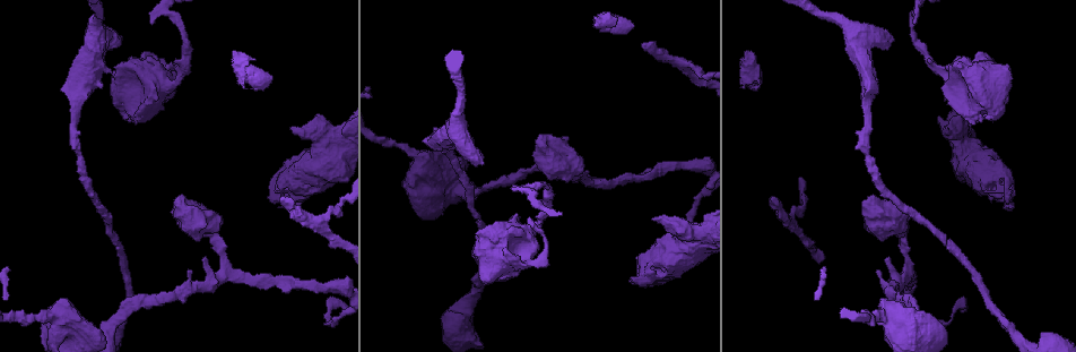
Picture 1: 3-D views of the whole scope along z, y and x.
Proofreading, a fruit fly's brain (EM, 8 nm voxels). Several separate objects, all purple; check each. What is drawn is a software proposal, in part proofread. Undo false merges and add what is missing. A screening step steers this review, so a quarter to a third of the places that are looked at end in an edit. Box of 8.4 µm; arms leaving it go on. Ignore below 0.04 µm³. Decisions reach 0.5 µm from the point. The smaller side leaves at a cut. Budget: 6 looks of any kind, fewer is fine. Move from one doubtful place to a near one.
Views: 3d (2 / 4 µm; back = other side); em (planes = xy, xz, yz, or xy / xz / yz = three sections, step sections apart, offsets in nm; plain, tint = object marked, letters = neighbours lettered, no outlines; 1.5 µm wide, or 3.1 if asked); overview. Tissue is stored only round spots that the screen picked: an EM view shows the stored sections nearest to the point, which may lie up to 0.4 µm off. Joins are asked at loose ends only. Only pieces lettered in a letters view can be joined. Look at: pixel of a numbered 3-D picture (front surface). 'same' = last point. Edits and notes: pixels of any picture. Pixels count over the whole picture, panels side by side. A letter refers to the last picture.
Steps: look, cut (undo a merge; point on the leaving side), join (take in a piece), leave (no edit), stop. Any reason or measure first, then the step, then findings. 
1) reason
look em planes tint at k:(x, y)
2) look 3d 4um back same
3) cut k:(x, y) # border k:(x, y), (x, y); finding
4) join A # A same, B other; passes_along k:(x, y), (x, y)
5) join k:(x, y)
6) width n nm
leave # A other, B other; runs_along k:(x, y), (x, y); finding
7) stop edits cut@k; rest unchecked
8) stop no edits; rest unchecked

an open end
look em xz step 4 letters at 1:(777, 197)

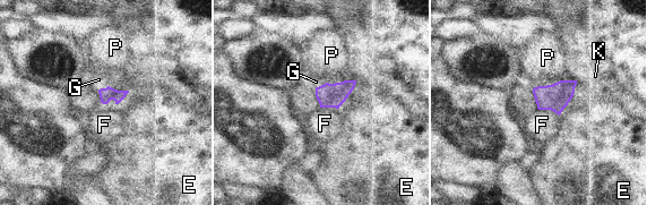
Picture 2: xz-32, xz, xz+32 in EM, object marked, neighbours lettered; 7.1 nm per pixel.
longest_contact P 300 nm
join 2:(98, 79) # E other, F other, G same, K other, P other; passes_along 2:(106, 94), (103, 88), (98, 79); the cell continues

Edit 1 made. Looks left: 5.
look overview

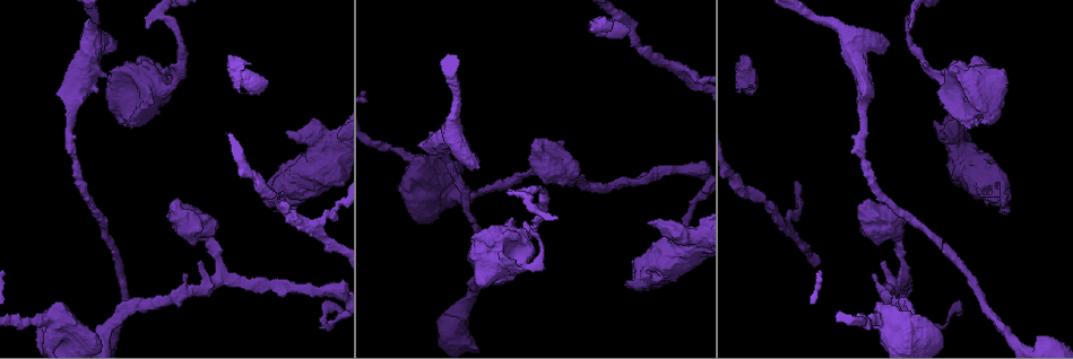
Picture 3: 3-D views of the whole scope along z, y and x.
branch stops here
look 3d 4um back at 3:(146, 25)

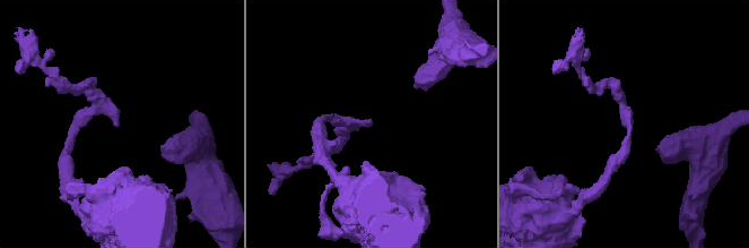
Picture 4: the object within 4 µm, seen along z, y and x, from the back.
look em planes tint at 4:(118, 123)

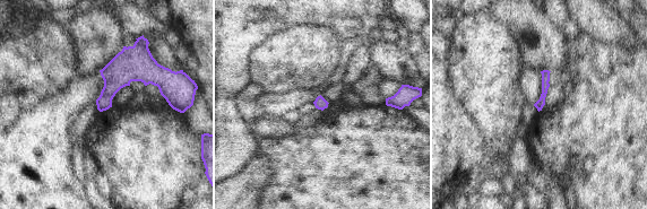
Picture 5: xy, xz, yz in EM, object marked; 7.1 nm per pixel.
see the neighbours
look em planes letters same

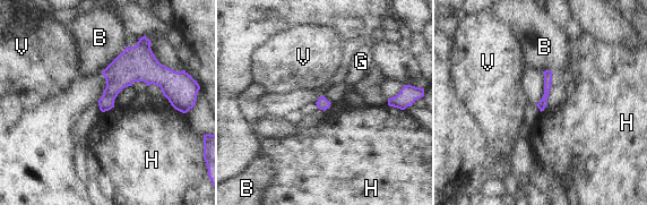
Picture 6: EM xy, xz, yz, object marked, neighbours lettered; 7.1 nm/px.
leave # B other, G other, H other, V other; border 6:(114, 107), (101, 111); no lettered piece goes on from it

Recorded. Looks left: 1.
stop edits join@2; rest unchecked

